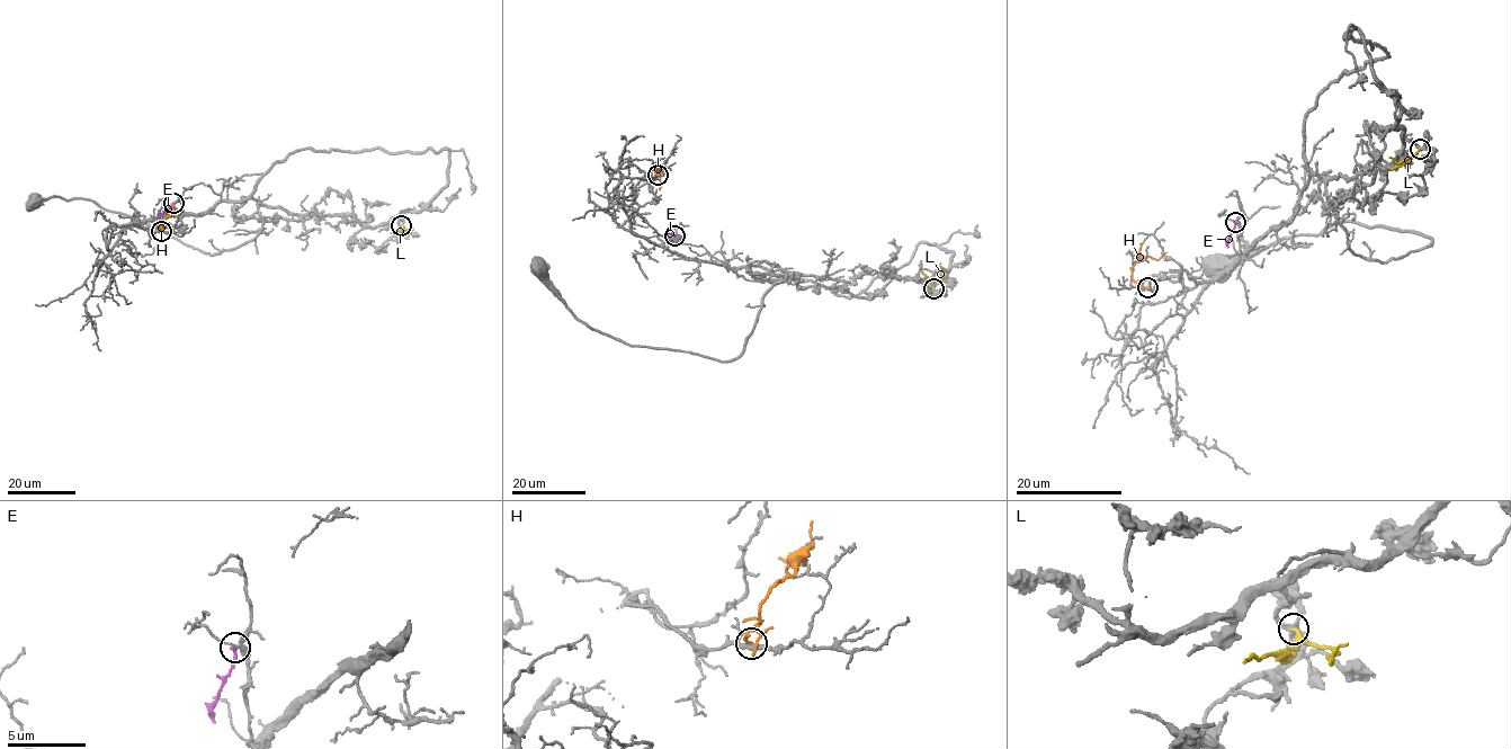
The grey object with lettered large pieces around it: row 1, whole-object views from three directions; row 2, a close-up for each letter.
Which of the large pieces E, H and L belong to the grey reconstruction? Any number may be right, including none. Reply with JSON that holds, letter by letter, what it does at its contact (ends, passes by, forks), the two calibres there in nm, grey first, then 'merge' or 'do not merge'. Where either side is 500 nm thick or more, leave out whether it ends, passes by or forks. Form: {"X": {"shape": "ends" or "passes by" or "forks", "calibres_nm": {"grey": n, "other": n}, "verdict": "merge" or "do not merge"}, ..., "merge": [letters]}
{"E": {"shape": "ends", "calibres_nm": {"grey": 200, "other": 240}, "verdict": "do not merge"}, "H": {"shape": "ends", "calibres_nm": {"grey": 260, "other": 220}, "verdict": "do not merge"}, "L": {"shape": "ends", "calibres_nm": {"grey": 240, "other": 240}, "verdict": "merge"}, "merge": ["L"]}

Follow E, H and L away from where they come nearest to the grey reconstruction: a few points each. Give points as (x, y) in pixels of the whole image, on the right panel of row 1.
E: (1234, 222), (1227, 246)
H: (1147, 287), (1132, 277), (1134, 264), (1144, 258), (1158, 260), (1167, 252)
L: (1420, 150), (1398, 162), (1389, 157)

